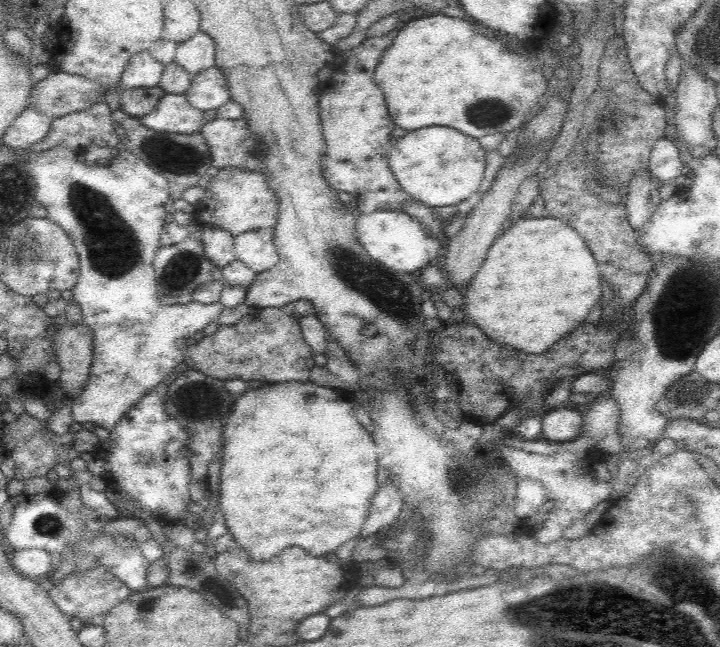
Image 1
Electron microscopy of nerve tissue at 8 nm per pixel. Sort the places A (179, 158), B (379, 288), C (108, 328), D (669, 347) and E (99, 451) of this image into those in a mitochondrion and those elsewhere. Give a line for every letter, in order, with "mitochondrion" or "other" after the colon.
A: mitochondrion
B: mitochondrion
C: other
D: mitochondrion
E: other

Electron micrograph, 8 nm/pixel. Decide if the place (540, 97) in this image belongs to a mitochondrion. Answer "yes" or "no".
no

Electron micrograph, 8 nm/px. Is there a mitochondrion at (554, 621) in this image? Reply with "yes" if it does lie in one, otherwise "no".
yes

